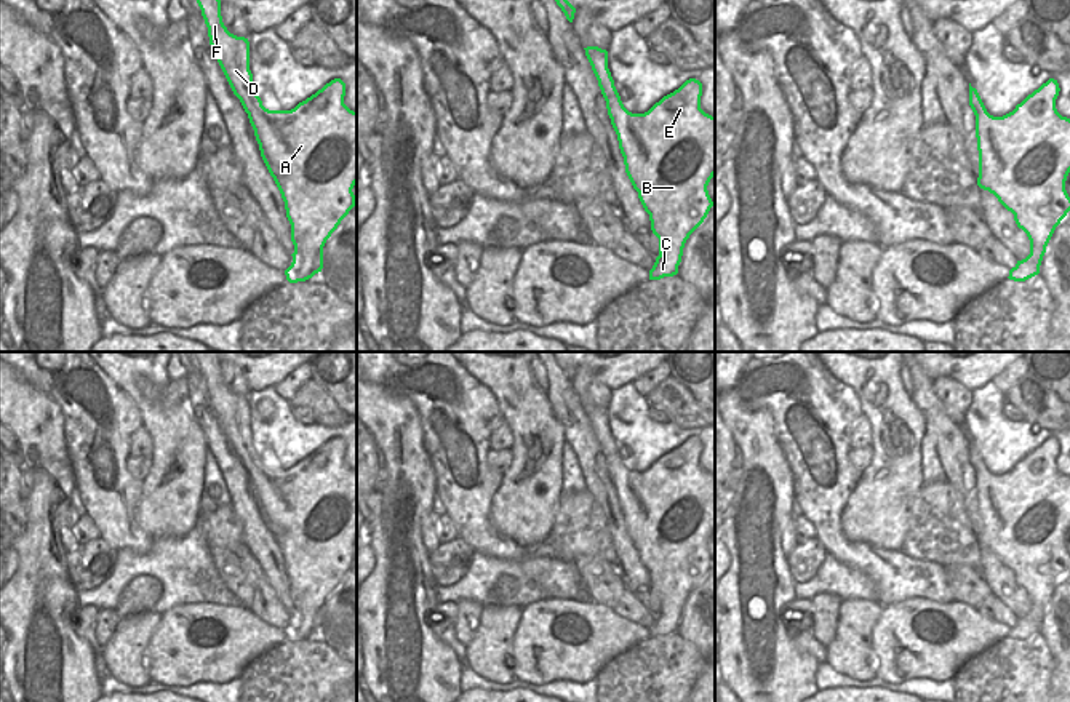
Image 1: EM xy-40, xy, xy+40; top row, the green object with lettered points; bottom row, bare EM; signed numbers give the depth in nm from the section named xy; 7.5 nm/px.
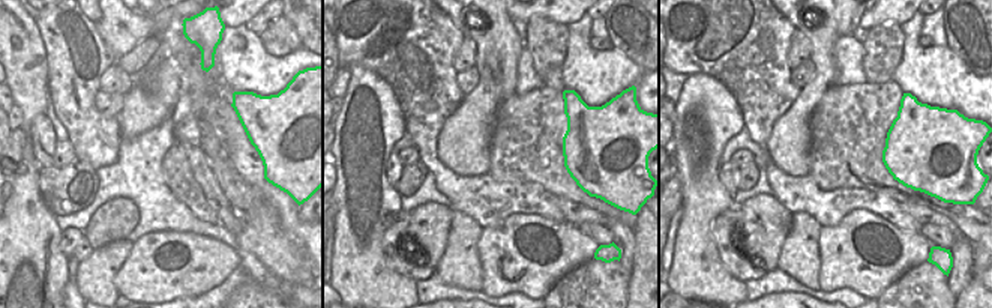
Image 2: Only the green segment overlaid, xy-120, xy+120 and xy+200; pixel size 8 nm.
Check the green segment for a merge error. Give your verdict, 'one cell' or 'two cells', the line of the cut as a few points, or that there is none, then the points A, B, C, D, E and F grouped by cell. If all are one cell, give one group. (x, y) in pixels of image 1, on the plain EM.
one cell; no cut; A B C D E F

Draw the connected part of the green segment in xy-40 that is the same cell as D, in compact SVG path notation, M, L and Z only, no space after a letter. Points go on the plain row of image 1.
M194 352L210 403L234 449L240 457L259 502L261 515L285 560L291 582L294 611L285 628L289 641L305 640L323 627L323 604L341 579L357 563L352 550L357 542L357 470L344 462L345 441L334 437L291 469L269 469L253 445L250 400L227 389L216 352Z

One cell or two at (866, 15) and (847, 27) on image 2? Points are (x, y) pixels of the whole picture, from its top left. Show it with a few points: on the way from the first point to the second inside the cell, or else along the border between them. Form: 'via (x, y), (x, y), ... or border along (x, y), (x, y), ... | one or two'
via (862, 15), (851, 23) | one

